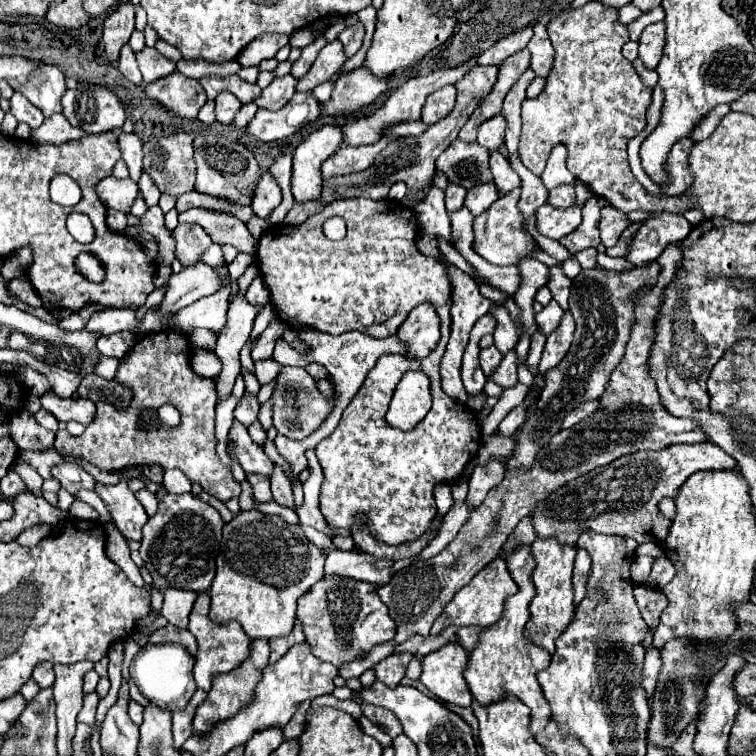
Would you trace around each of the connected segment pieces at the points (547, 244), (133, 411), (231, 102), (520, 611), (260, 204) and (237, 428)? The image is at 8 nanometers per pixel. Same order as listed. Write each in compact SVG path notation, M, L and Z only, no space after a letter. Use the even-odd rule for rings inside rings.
M535 214L528 218L526 225L528 228L528 232L537 241L541 249L547 252L551 257L555 258L561 263L571 257L569 251L566 248L564 248L559 243L559 241L545 237L535 230Z
M165 328L161 332L139 338L121 360L115 382L131 390L131 404L115 406L107 400L101 400L97 402L97 414L93 422L85 428L81 436L71 436L67 430L60 429L53 446L61 456L85 458L105 472L121 472L151 464L161 466L163 470L177 468L187 474L191 482L201 484L207 494L215 496L221 502L239 496L239 482L233 478L231 470L221 464L215 450L215 380L197 376L193 372L191 356L187 350L187 336L183 332ZM163 404L173 404L179 410L179 426L169 426L159 420L157 410ZM147 412L153 416L149 424L145 422Z
M221 92L221 96L215 98L215 114L217 114L217 122L221 124L233 124L235 114L241 110L241 102L231 94L231 92Z
M519 546L513 554L509 554L507 568L513 580L517 582L519 592L515 596L509 596L509 600L505 600L505 612L501 620L495 626L489 626L481 632L479 646L469 654L469 664L467 670L463 672L463 678L467 680L471 694L479 704L499 702L507 694L519 698L525 706L531 708L529 732L537 736L551 720L549 704L537 682L537 672L549 666L551 656L543 648L537 648L535 644L529 644L529 640L523 638L523 626L525 620L529 618L529 600L533 600L533 584L529 580L529 570L533 570L533 558L529 556L529 546Z
M265 170L261 172L261 178L255 186L255 192L253 192L253 200L251 200L251 208L257 216L261 218L267 218L269 212L273 208L277 208L281 204L281 188L277 184L277 180Z
M237 420L233 422L229 436L233 440L233 454L239 460L239 464L243 466L243 470L247 474L263 474L263 476L271 478L273 462L267 458L263 448L251 440L251 436L247 434L247 428L241 422L237 422Z

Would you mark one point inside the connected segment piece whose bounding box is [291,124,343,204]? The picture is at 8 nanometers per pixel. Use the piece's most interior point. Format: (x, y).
(306, 181)

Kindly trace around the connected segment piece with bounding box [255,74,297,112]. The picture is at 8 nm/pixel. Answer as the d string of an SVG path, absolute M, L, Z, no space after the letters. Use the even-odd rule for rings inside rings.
M285 74L281 78L275 78L263 92L261 96L255 100L255 104L259 108L267 108L267 110L281 110L295 94L295 86L297 86L297 78L293 78L291 74Z

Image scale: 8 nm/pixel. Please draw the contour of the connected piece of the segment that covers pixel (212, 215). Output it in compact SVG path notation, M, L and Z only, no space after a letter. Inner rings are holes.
M191 208L187 212L179 214L179 222L193 222L205 228L213 242L217 244L233 244L239 248L239 252L255 252L257 242L249 234L247 226L229 212L219 210L207 210L207 208Z

